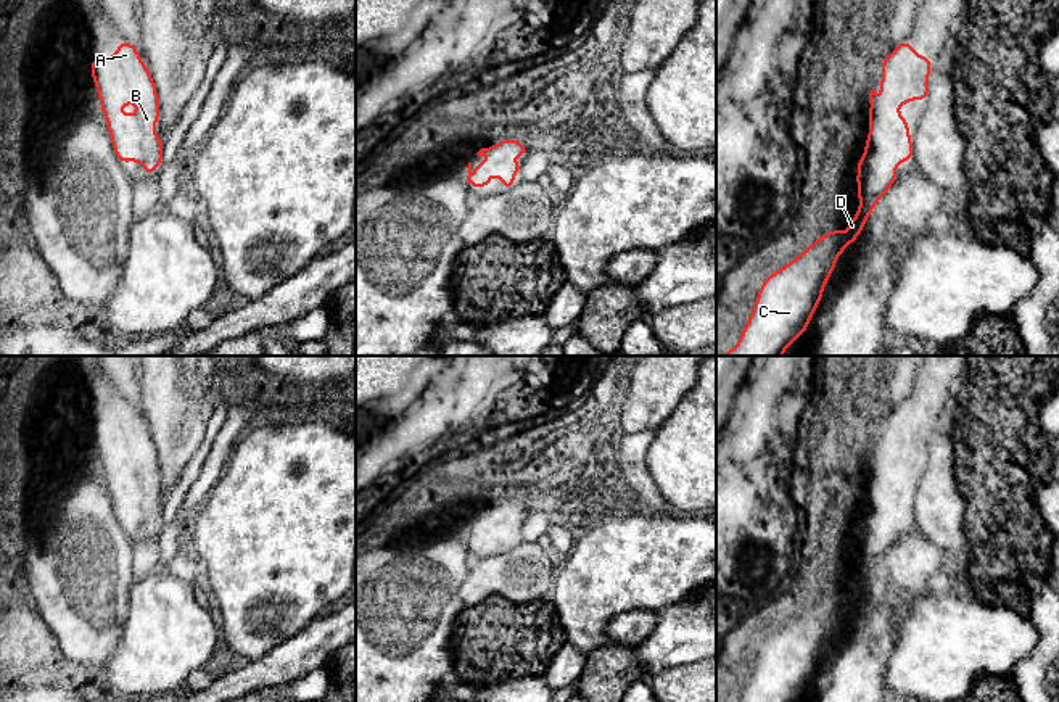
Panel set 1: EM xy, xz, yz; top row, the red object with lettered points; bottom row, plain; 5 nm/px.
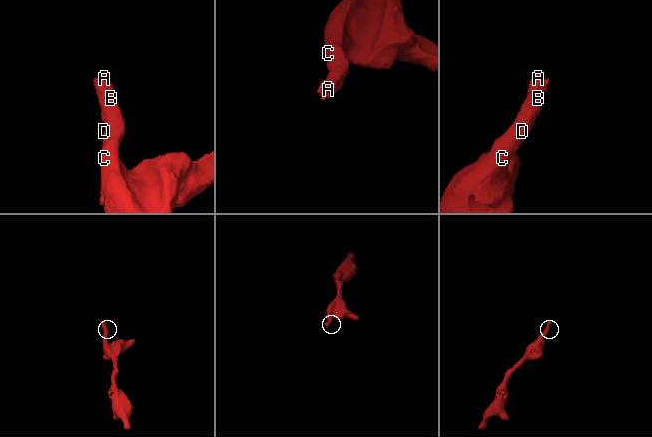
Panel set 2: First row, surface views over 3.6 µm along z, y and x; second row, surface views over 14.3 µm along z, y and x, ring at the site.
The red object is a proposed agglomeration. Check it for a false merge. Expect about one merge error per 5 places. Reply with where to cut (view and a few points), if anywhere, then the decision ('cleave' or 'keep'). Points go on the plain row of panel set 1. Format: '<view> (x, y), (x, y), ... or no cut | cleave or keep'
no cut | keep

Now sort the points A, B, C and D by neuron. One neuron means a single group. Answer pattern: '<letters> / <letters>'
A B C D

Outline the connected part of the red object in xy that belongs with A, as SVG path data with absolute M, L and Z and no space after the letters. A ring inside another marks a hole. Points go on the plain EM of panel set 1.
M127 401L119 403L113 419L92 419L92 440L117 522L142 522L148 538L159 528L164 510L153 489L159 483L156 444L140 422L140 412ZM122 464L138 464L140 470L126 478Z

